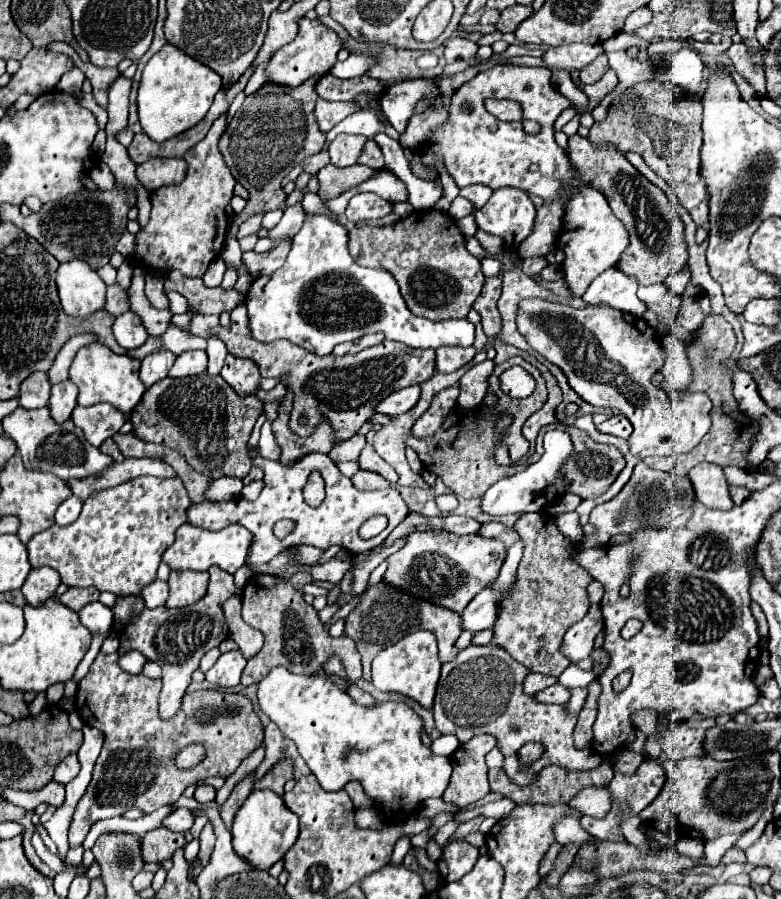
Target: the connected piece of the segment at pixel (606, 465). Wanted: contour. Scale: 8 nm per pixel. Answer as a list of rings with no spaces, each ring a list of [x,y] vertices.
[[[580,431],[580,435],[574,435],[574,453],[578,455],[570,455],[570,459],[566,461],[566,475],[574,479],[574,487],[570,487],[570,493],[580,495],[582,499],[596,499],[602,493],[606,493],[626,465],[624,455],[614,445],[596,443],[590,439],[586,431]]]

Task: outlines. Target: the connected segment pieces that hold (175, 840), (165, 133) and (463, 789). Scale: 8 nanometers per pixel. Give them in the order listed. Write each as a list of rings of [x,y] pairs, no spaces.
[[[166,827],[152,829],[140,837],[140,853],[144,861],[162,861],[184,845],[184,833],[174,833]]]
[[[166,43],[144,67],[138,91],[138,119],[146,135],[154,141],[166,141],[188,131],[208,113],[214,95],[222,89],[222,77],[210,67],[198,63],[172,43]]]
[[[478,735],[460,745],[450,755],[454,771],[450,777],[450,785],[442,795],[446,803],[464,809],[466,805],[472,805],[490,793],[488,767],[484,757],[490,749],[496,747],[496,743],[498,741],[494,735]]]

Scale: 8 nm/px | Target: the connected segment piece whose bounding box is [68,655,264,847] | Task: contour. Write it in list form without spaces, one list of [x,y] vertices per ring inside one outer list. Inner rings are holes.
[[[98,655],[88,675],[78,683],[76,711],[86,725],[102,731],[104,747],[94,765],[92,781],[72,815],[68,833],[70,847],[80,847],[92,823],[98,819],[120,817],[132,807],[152,813],[176,803],[192,783],[200,783],[212,775],[232,775],[262,745],[264,727],[248,697],[220,693],[216,689],[194,691],[188,693],[188,703],[184,703],[174,719],[162,721],[158,717],[158,693],[160,679],[122,671],[116,667],[116,655]],[[202,711],[206,711],[206,721],[200,719]],[[194,743],[204,747],[204,759],[190,771],[178,769],[178,753]]]

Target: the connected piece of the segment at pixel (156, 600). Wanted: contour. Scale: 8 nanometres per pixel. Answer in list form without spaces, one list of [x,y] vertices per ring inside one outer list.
[[[156,579],[154,583],[150,583],[148,587],[142,589],[142,595],[140,595],[146,603],[148,609],[156,609],[156,607],[162,607],[168,599],[168,583]]]

